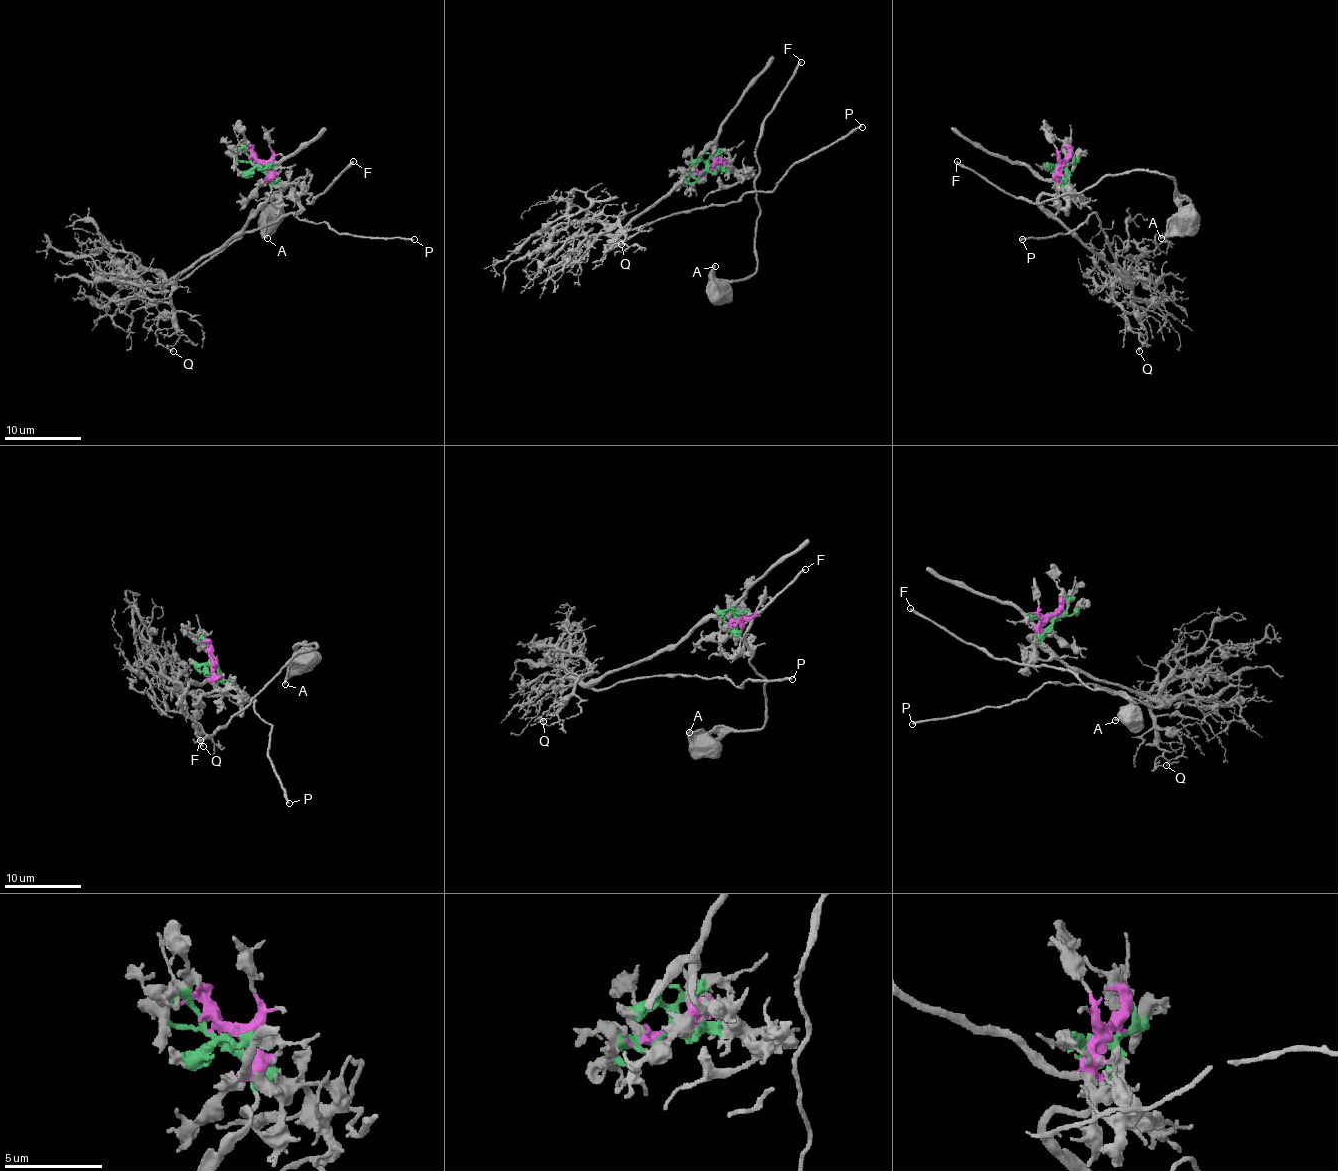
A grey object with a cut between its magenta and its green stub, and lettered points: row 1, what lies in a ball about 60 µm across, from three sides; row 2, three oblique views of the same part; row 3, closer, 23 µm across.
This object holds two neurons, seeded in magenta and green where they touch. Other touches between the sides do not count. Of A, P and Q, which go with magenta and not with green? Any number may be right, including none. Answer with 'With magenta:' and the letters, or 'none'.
With magenta: A

